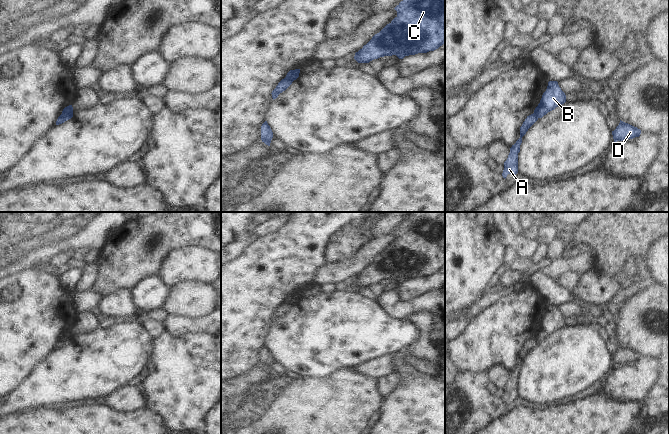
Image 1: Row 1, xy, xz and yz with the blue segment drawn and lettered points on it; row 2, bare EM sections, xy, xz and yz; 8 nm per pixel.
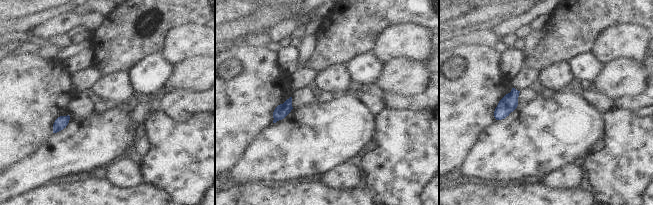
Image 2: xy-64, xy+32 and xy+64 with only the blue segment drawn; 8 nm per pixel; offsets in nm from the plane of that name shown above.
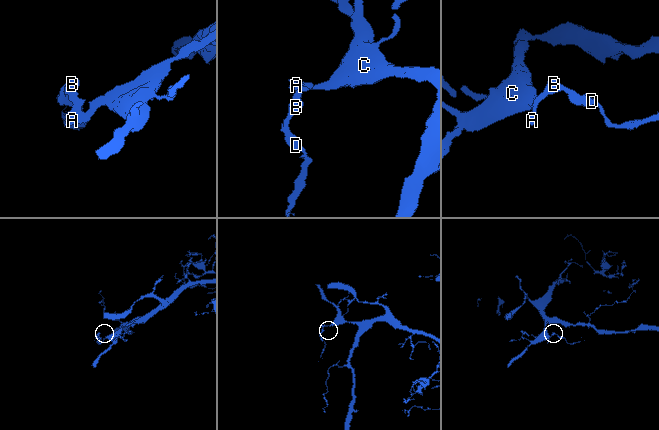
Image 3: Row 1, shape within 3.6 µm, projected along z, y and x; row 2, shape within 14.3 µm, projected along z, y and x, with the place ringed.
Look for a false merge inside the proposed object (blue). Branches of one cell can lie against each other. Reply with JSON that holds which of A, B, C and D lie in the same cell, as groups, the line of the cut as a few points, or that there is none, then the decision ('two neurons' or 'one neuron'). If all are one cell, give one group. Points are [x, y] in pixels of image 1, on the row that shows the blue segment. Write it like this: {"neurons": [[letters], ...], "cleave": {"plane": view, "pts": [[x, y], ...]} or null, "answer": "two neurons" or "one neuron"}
{"neurons": [["A", "C"], ["B", "D"]], "cleave": {"plane": "xy", "pts": [[72, 111], [61, 115]]}, "answer": "two neurons"}

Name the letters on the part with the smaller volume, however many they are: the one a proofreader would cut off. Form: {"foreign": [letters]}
{"foreign": ["B", "D"]}

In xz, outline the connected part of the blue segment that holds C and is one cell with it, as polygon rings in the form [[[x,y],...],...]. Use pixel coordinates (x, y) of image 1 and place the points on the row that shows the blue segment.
[[[403,0],[394,9],[397,16],[355,53],[354,59],[358,63],[369,63],[374,59],[392,55],[403,59],[405,56],[434,51],[445,43],[445,0]]]

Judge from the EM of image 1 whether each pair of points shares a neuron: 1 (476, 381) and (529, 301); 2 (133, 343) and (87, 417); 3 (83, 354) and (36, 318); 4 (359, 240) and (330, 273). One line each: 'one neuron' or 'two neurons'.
1: two neurons
2: two neurons
3: two neurons
4: two neurons

